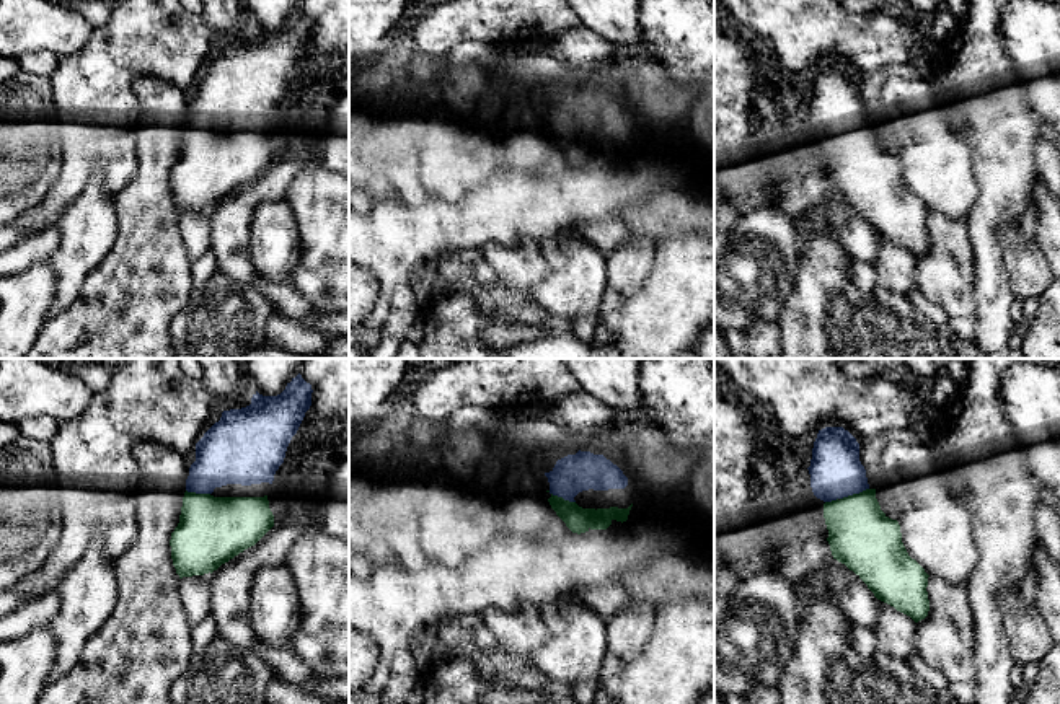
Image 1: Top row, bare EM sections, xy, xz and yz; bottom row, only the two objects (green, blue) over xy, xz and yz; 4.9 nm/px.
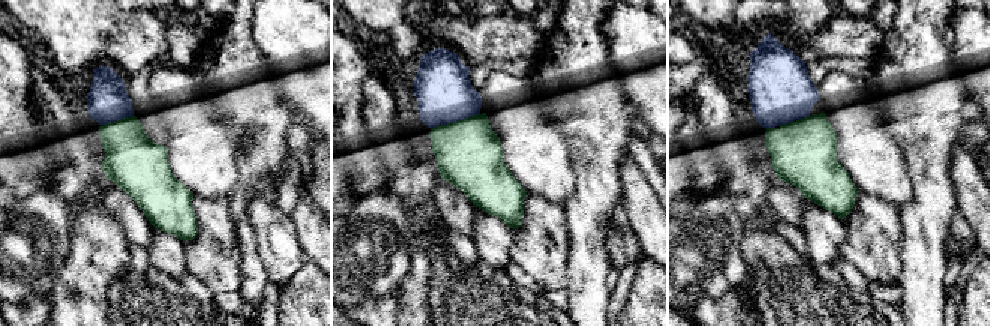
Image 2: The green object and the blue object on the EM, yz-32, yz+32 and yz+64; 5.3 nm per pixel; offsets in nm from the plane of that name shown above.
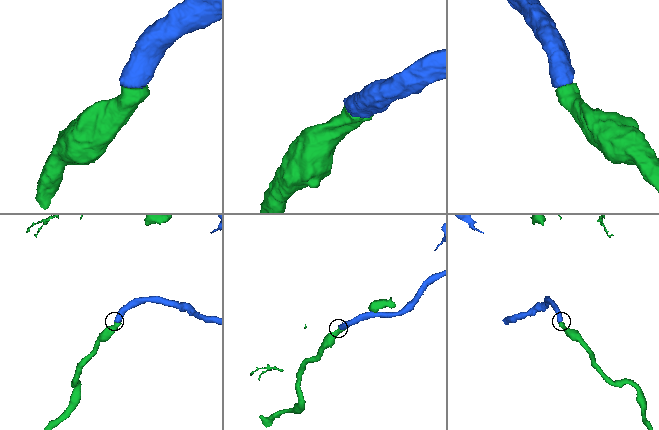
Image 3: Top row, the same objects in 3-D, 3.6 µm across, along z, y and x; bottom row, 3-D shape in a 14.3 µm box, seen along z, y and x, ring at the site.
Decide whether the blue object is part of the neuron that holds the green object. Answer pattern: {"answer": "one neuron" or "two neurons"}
{"answer": "one neuron"}

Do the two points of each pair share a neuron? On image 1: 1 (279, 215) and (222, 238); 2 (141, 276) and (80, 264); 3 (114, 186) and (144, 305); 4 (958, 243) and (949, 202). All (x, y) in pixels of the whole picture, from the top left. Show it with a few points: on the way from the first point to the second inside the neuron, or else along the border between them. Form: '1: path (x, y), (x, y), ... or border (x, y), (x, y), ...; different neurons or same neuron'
1: border (278, 199), (268, 199), (255, 211), (251, 266); different neurons
2: border (116, 235), (111, 250), (85, 279), (75, 300); different neurons
3: border (137, 162), (134, 176), (113, 196); different neurons
4: border (930, 211), (964, 219); different neurons

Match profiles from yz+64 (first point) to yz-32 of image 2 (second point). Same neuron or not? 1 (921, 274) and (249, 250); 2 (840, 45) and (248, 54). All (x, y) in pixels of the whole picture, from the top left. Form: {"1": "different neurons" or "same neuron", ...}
{"1": "same neuron", "2": "different neurons"}

